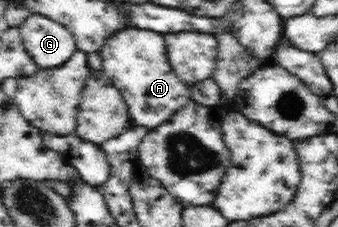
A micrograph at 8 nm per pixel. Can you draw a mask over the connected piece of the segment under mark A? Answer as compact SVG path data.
M126 29L111 37L102 47L102 71L124 98L129 123L134 128L154 129L192 100L190 84L178 77L168 61L166 41L160 33L148 29Z

